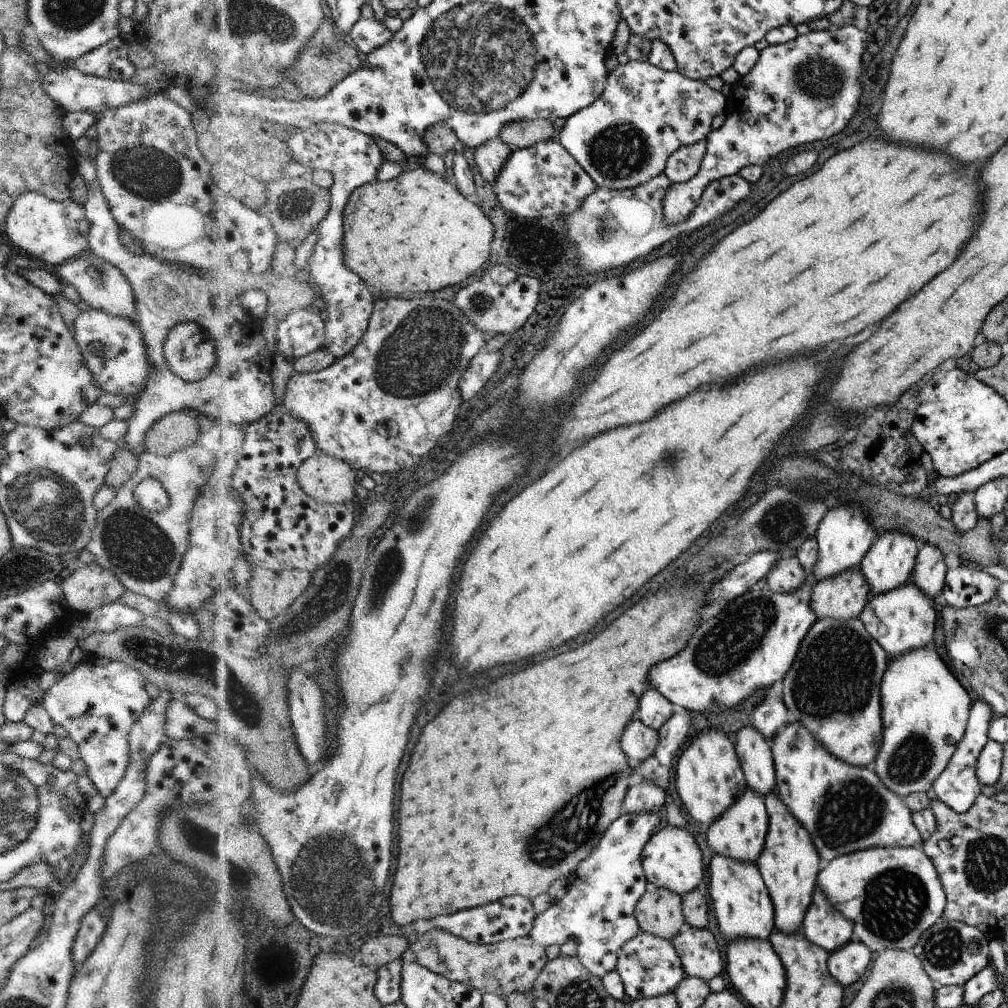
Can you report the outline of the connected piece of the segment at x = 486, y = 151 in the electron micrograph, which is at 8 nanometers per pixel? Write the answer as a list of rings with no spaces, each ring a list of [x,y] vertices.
[[[499,136],[475,148],[474,160],[486,182],[491,185],[496,182],[502,168],[509,162],[512,152],[513,149]]]

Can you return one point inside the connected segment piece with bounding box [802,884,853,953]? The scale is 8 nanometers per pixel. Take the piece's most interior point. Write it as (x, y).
(825, 926)

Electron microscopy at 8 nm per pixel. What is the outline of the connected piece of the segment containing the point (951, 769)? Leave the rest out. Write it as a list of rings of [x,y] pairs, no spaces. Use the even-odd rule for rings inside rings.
[[[978,700],[974,703],[969,727],[966,728],[966,736],[962,738],[956,754],[953,755],[952,762],[942,771],[940,778],[933,783],[933,789],[938,799],[944,801],[957,813],[968,812],[970,806],[974,804],[975,798],[982,792],[982,784],[978,782],[978,777],[976,776],[976,763],[982,748],[988,742],[988,727],[994,717],[994,712],[992,712],[992,708],[990,708],[988,702]]]

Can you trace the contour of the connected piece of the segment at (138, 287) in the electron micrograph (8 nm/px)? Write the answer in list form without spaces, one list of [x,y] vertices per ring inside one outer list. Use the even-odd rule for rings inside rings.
[[[70,148],[70,158],[72,158],[74,173],[81,174],[87,188],[88,200],[83,205],[85,208],[86,218],[90,222],[89,250],[94,255],[101,256],[104,260],[114,264],[122,271],[122,274],[130,281],[136,300],[136,326],[142,330],[142,338],[146,344],[146,352],[148,352],[148,362],[150,362],[150,370],[148,370],[148,378],[144,388],[140,393],[132,399],[134,412],[128,421],[128,430],[124,434],[120,442],[126,444],[126,448],[130,452],[134,452],[137,457],[145,451],[145,434],[150,430],[150,425],[156,420],[166,416],[171,412],[179,410],[195,410],[198,414],[208,414],[214,422],[229,422],[232,424],[241,424],[243,428],[250,426],[252,423],[262,420],[271,412],[279,407],[276,402],[276,394],[274,394],[274,380],[272,380],[272,370],[274,366],[274,358],[277,352],[270,351],[266,347],[266,340],[262,336],[262,330],[257,330],[253,317],[234,311],[228,302],[218,302],[220,289],[216,286],[217,278],[214,275],[203,273],[191,273],[187,269],[178,268],[176,265],[169,266],[166,261],[160,261],[157,257],[150,256],[148,253],[132,254],[118,238],[120,227],[110,212],[110,207],[100,184],[97,179],[97,166],[94,160],[88,154],[81,154],[76,148]],[[196,322],[209,330],[212,340],[214,340],[214,366],[210,370],[210,374],[198,380],[198,382],[186,382],[179,376],[176,376],[170,366],[164,360],[164,351],[162,346],[166,340],[168,332],[177,324]]]

